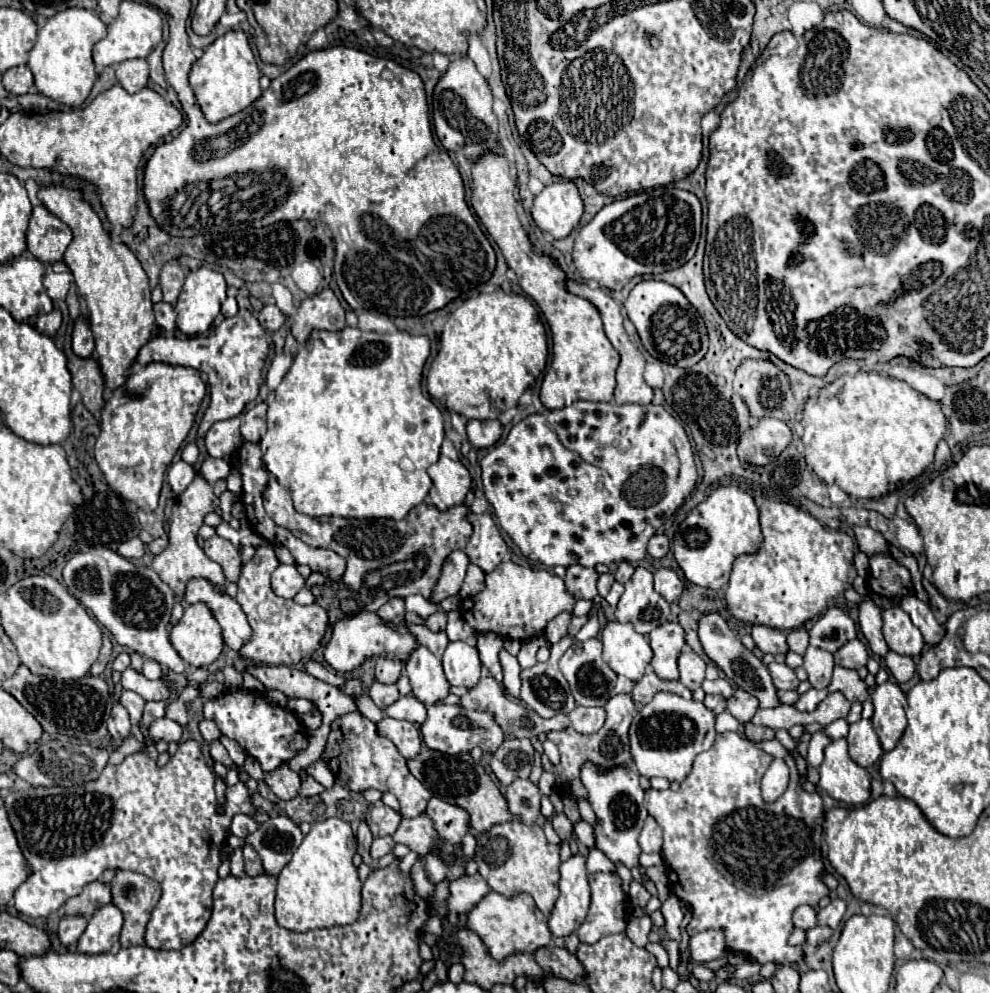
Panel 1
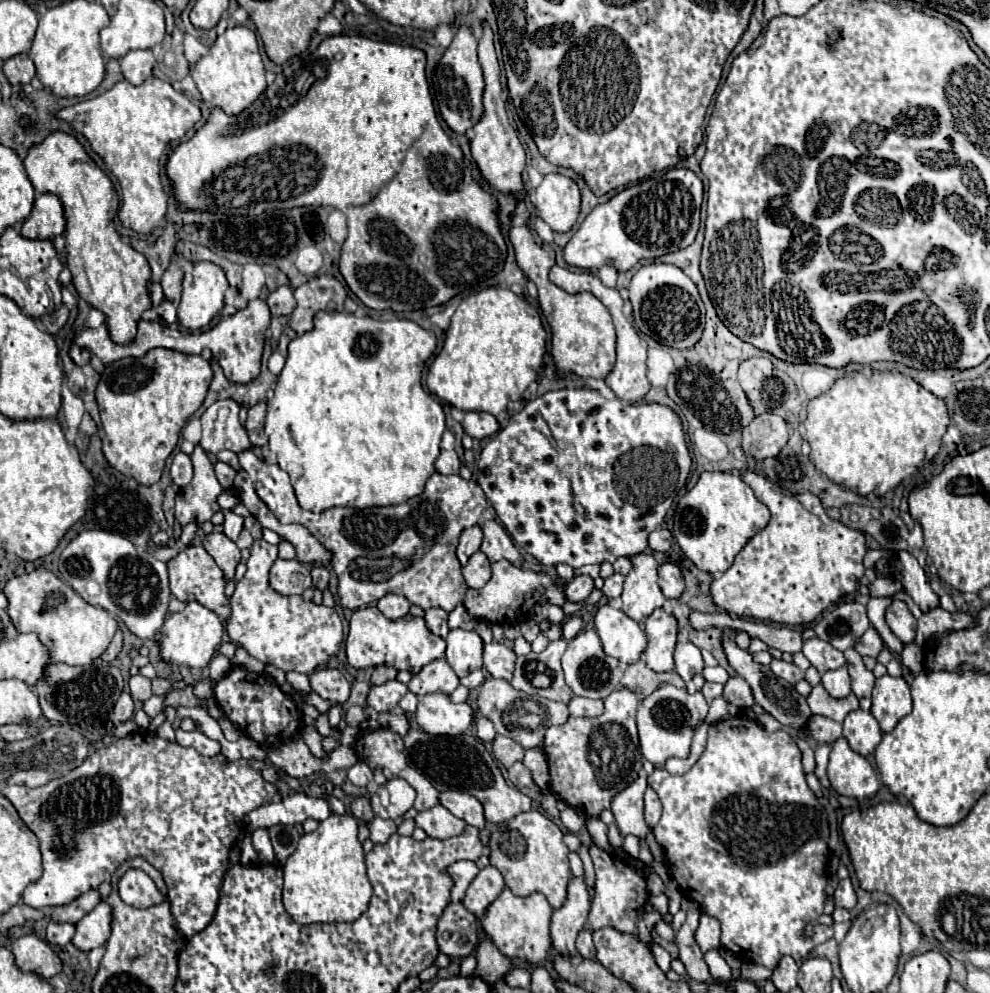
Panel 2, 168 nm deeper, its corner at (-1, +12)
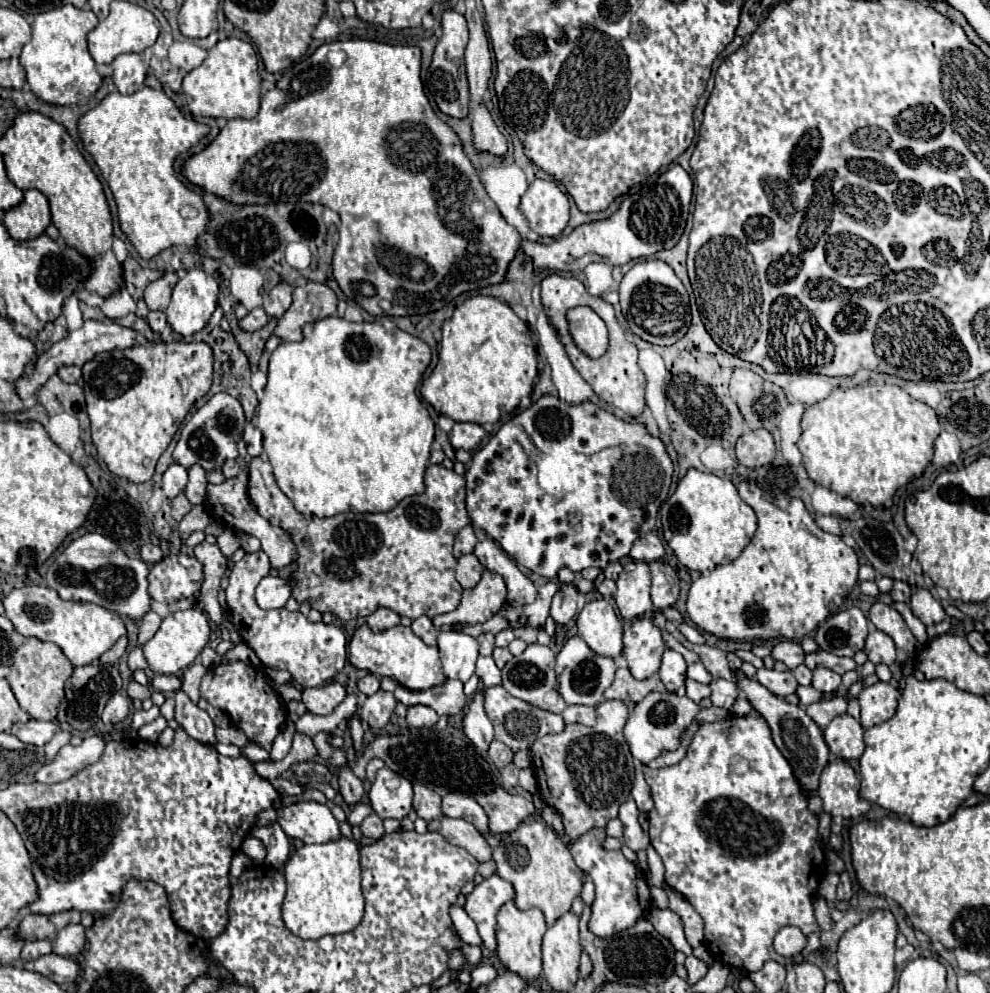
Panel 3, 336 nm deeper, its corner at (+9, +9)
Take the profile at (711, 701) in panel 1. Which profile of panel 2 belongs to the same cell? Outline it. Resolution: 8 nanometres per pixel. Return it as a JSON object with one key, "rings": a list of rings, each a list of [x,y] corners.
{"rings":[[[705,682],[705,686],[701,688],[703,696],[707,702],[713,702],[715,698],[719,698],[723,694],[723,684],[711,684],[711,682]]]}

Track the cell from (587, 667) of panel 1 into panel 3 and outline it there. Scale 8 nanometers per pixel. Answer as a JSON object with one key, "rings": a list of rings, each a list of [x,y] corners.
{"rings":[[[575,635],[571,637],[563,649],[557,653],[557,665],[555,665],[557,681],[559,681],[559,693],[567,703],[577,705],[597,705],[603,701],[605,689],[613,683],[615,677],[615,663],[611,657],[601,657],[595,651],[589,649],[589,645],[583,641],[583,637]]]}

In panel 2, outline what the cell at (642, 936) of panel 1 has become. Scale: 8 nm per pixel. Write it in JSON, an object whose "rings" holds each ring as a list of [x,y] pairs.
{"rings":[[[653,944],[653,958],[655,958],[657,966],[659,966],[663,972],[669,972],[669,970],[671,970],[671,956],[669,956],[669,952],[667,952],[665,948]]]}

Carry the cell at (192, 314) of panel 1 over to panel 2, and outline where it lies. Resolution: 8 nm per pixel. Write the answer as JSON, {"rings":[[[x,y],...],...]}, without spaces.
{"rings":[[[213,262],[193,264],[193,270],[189,274],[185,274],[183,298],[177,307],[177,318],[180,325],[187,330],[199,330],[199,328],[207,326],[213,320],[213,316],[221,312],[227,288],[229,288],[229,284],[227,284],[225,272],[217,264],[213,264]]]}

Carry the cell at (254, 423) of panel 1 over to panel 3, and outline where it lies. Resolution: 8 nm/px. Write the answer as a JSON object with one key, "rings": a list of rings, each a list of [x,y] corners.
{"rings":[[[247,423],[245,425],[245,445],[247,445],[247,453],[251,457],[257,457],[263,453],[263,447],[261,447],[261,431],[253,425],[253,423]]]}

